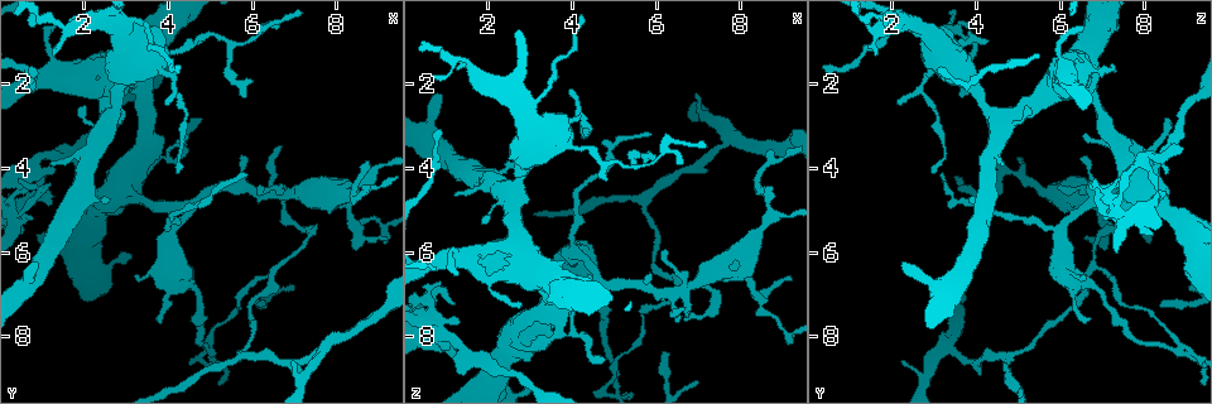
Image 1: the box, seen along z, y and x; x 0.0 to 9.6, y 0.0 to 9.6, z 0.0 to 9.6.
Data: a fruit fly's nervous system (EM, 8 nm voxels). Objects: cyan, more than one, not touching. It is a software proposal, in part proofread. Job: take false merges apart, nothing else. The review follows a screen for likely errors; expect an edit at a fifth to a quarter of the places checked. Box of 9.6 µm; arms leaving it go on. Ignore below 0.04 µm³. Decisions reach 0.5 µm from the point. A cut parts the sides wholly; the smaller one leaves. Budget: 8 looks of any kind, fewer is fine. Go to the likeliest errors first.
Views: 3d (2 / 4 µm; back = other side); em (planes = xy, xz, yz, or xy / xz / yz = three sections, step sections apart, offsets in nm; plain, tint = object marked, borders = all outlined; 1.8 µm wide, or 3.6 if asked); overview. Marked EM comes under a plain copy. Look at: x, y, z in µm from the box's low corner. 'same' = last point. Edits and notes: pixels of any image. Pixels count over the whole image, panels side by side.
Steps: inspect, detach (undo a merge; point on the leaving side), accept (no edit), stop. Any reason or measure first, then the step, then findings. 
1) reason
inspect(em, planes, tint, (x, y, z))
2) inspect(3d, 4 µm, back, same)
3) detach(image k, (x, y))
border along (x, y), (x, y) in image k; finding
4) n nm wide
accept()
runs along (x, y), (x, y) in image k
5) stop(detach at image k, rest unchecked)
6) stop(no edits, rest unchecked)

closes a loop
inspect(3d, 2 µm, (0.95, 4.00, 7.65))

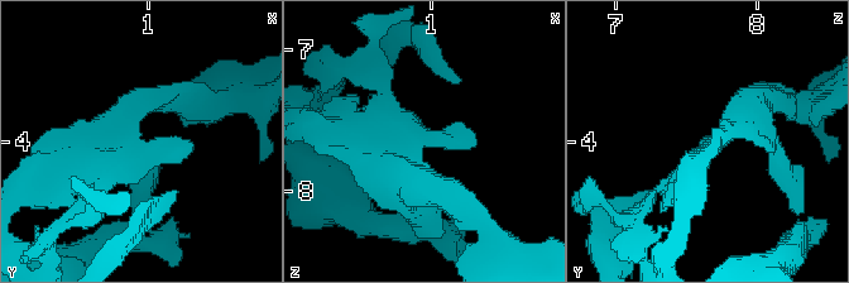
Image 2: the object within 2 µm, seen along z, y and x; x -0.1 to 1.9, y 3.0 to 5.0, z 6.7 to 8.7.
need the tissue
inspect(em, yz, step 4, tint, (0.92, 4.04, 7.64))

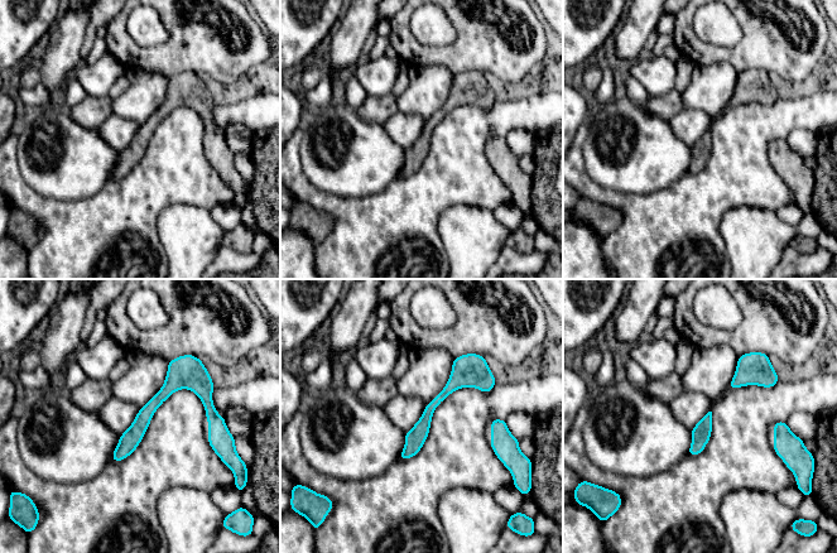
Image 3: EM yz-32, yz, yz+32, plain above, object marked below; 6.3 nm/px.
cut it another way
inspect(em, planes, borders, same)

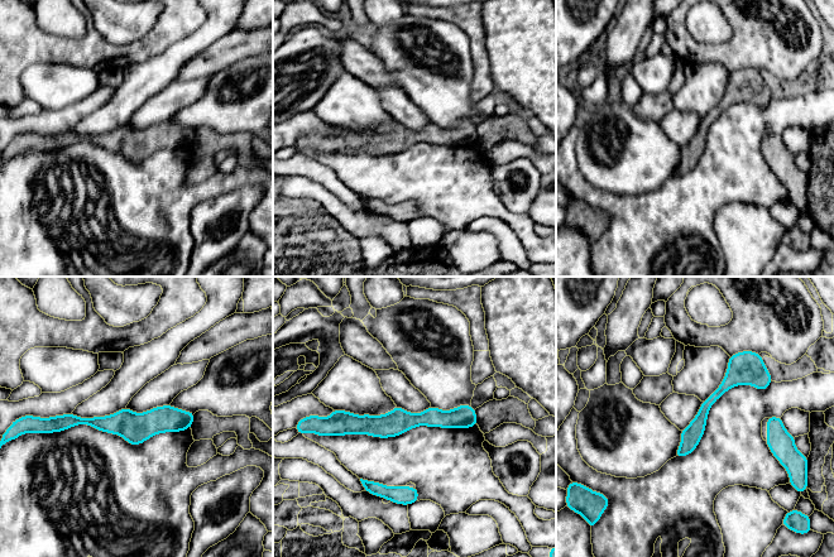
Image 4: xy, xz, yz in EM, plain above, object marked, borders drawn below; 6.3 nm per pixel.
accept()
runs along (191, 416), (151, 423), (56, 425) in image 4; continuous, no second cell

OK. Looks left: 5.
sharp bend
inspect(3d, 4 µm, (4.05, 5.55, 6.05))

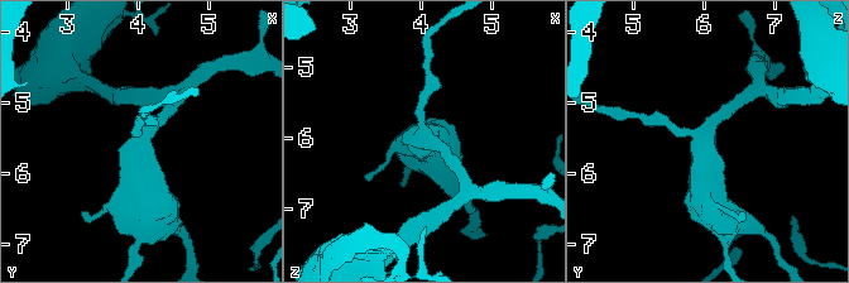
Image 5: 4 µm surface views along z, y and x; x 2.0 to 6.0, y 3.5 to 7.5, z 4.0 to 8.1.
3 arms
inspect(em, yz, step 16, tint, (4.05, 5.55, 6.05))

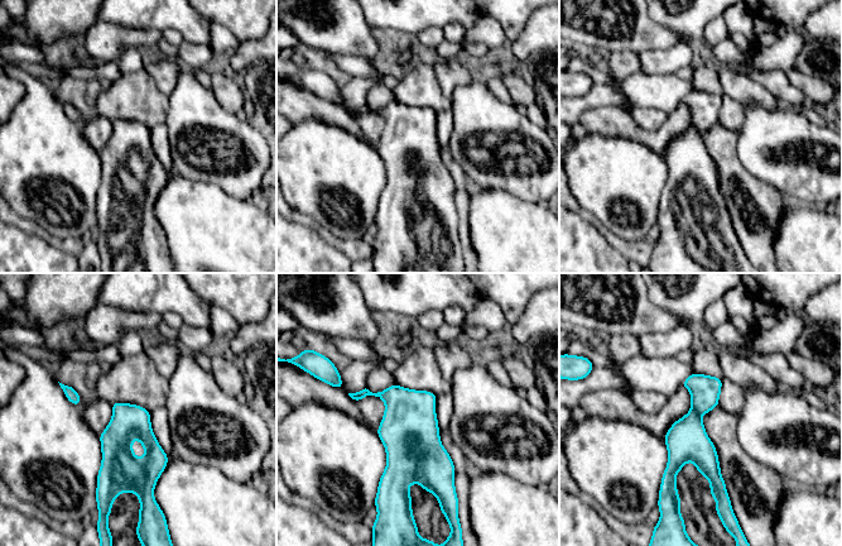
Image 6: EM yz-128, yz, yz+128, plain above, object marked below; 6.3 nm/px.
inspect(em, xz, step 16, tint, same)

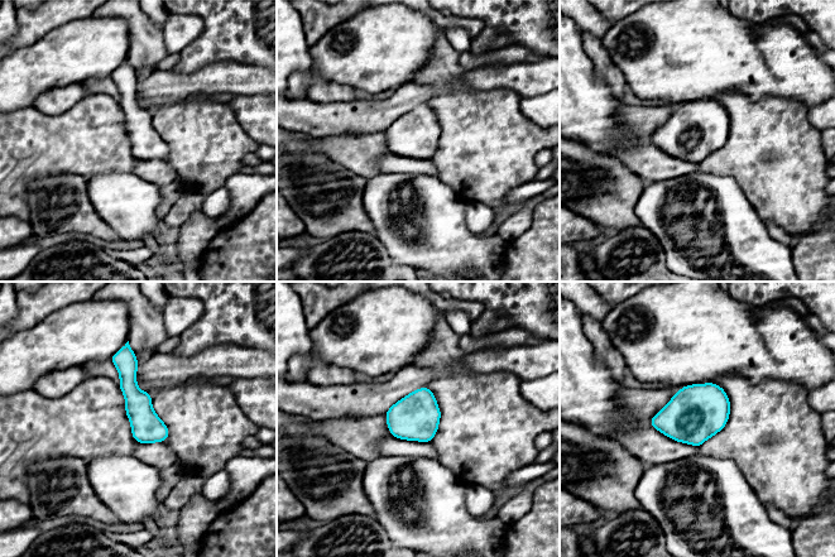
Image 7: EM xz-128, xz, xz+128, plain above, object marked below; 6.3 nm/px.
accept()
one cell here

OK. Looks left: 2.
three-way junction
inspect(3d, 4 µm, (7.65, 8.30, 3.40))

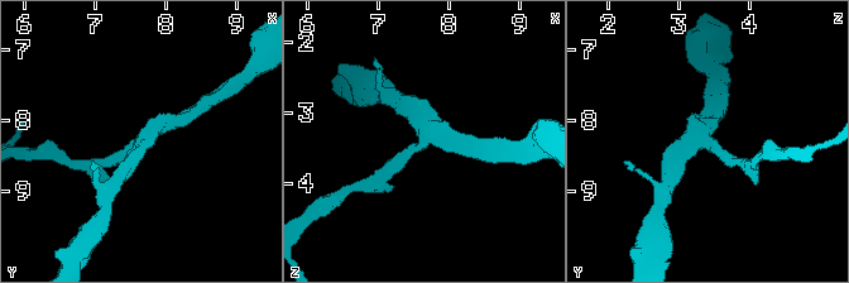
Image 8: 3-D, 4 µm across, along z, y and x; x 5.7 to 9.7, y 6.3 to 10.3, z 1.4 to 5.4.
3 arms; arms of 190, 200, 240 nm
inspect(em, planes, tint, (7.60, 8.30, 3.40))

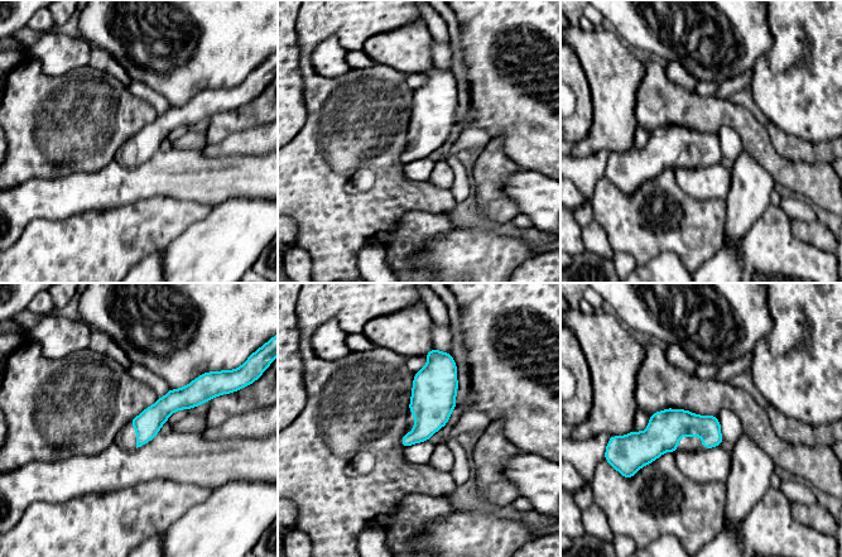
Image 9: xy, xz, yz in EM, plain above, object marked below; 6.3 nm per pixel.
accept()
runs along (718, 437), (668, 427), (628, 438) in image 9; all the same cell

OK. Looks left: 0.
stop(no edits, rest unchecked)

